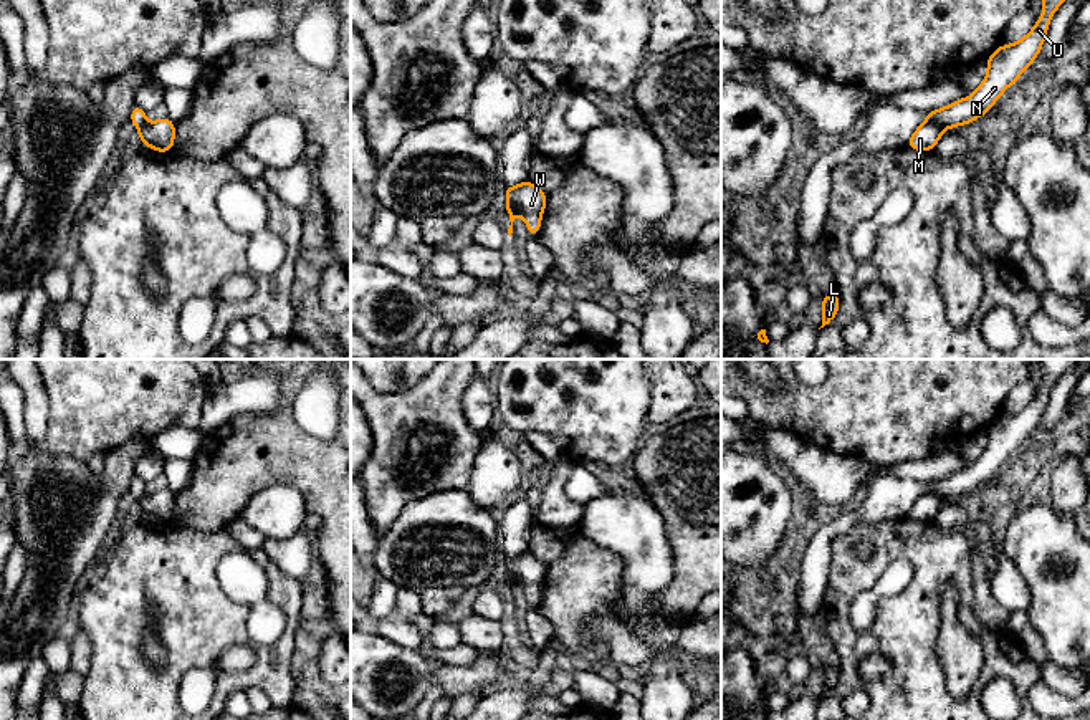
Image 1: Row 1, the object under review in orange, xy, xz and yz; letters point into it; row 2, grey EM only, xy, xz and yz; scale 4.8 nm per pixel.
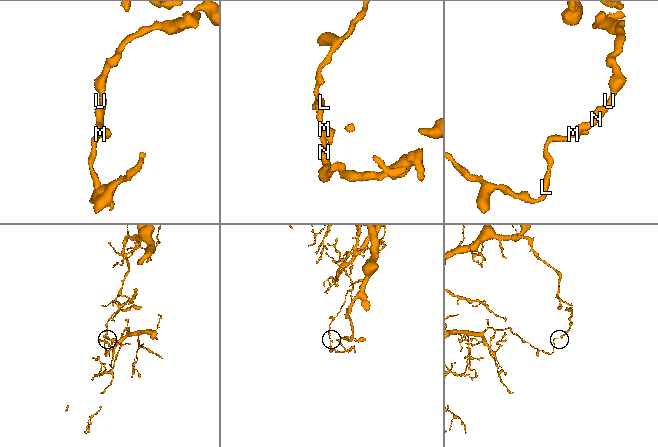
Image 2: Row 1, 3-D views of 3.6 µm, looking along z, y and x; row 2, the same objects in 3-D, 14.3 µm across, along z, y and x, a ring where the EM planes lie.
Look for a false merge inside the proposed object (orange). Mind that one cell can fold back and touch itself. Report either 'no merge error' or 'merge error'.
merge error

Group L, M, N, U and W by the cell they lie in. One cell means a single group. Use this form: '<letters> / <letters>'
L M W / N U

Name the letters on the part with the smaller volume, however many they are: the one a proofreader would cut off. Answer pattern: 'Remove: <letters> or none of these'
Remove: N, U

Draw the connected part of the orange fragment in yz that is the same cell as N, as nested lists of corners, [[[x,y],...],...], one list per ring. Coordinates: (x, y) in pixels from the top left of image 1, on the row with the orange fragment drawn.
[[[1044,0],[1044,10],[1035,26],[1017,43],[1002,45],[987,58],[987,76],[968,98],[954,101],[946,108],[926,113],[926,122],[941,129],[964,126],[989,113],[999,96],[1019,79],[1022,71],[1032,65],[1044,45],[1050,17],[1064,0]]]

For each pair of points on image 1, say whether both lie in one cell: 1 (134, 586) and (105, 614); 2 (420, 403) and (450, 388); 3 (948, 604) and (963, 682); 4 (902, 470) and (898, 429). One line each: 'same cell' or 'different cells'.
1: same cell
2: same cell
3: same cell
4: different cells

